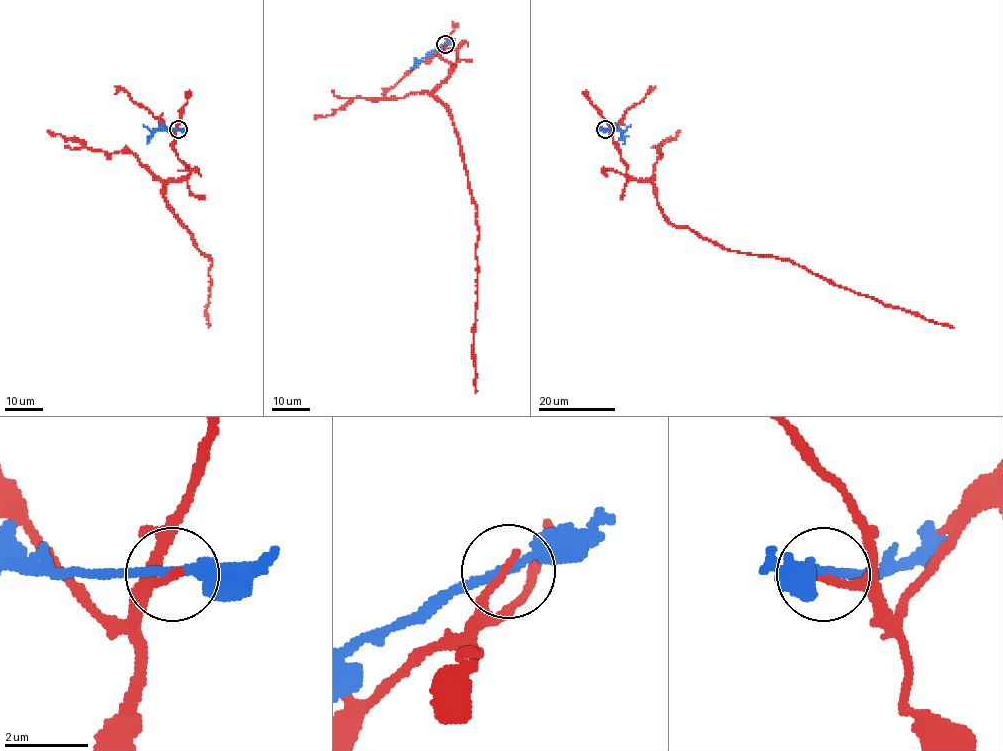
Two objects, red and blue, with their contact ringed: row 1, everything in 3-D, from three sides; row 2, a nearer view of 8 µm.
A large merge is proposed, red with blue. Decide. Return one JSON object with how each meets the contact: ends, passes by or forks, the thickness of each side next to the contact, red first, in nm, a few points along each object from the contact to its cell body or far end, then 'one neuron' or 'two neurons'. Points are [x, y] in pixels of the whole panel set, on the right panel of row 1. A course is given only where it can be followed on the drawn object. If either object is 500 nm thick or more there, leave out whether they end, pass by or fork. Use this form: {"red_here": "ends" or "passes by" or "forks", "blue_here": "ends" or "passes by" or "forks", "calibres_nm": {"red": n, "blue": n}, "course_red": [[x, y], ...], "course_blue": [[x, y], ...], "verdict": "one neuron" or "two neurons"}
{"red_here": "ends", "blue_here": "passes by", "calibres_nm": {"red": 200, "blue": 200}, "course_red": [[606, 130], [627, 176], [648, 179], [672, 223], [731, 250], [792, 261], [835, 285], [953, 327]], "course_blue": [[606, 130], [625, 130], [631, 125]], "verdict": "two neurons"}

